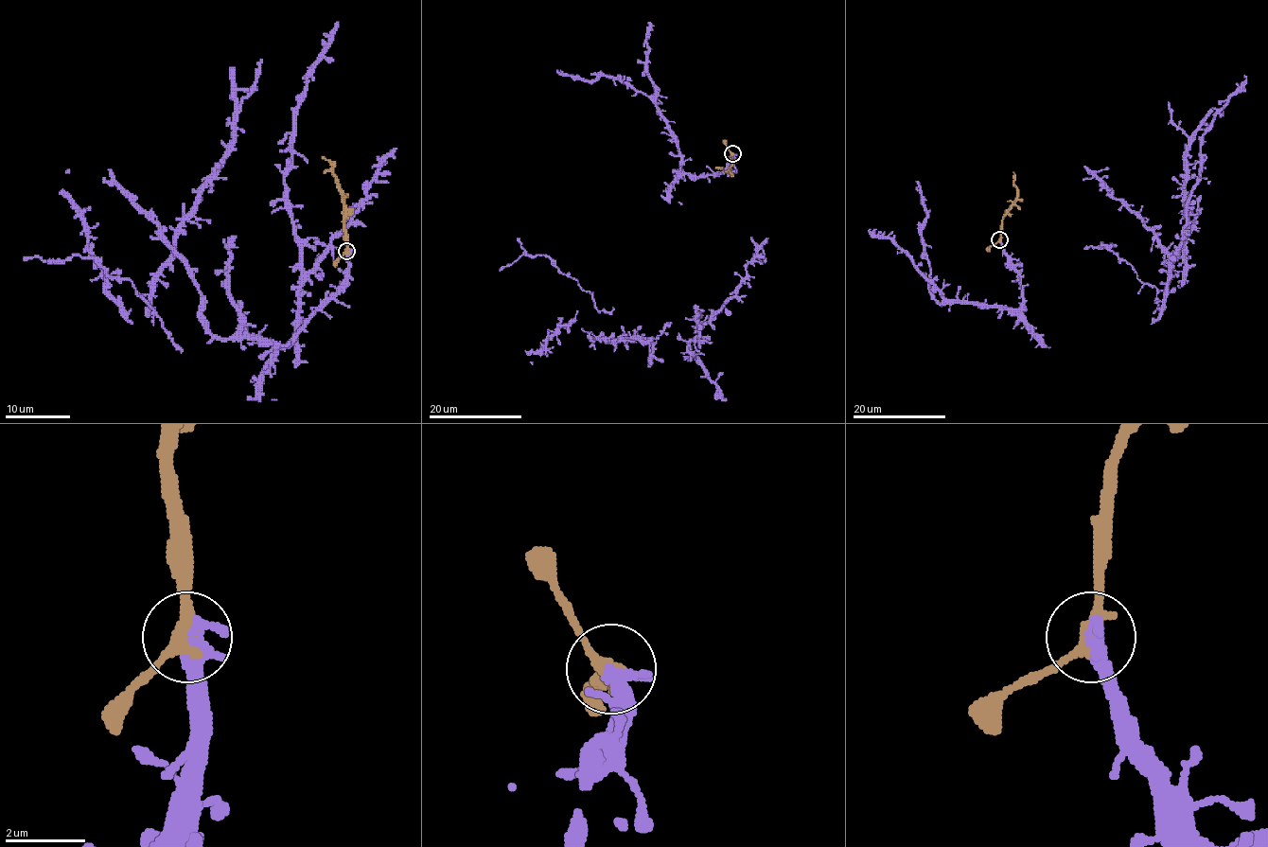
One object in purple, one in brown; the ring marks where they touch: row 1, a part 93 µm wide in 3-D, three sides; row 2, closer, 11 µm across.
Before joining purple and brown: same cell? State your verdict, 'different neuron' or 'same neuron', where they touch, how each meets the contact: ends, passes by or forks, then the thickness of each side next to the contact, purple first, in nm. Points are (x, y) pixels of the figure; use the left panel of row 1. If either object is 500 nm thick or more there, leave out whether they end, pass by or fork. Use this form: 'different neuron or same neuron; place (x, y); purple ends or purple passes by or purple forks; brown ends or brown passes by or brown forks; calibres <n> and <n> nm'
same neuron; place (346, 251); calibres 500 and 360 nm

